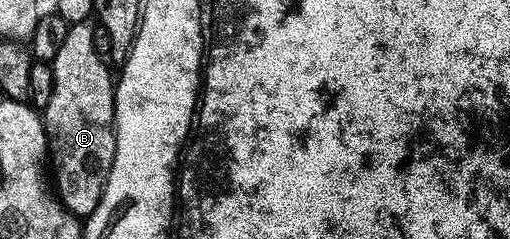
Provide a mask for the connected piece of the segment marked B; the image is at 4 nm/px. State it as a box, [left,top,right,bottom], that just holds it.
[40,23,116,219]

